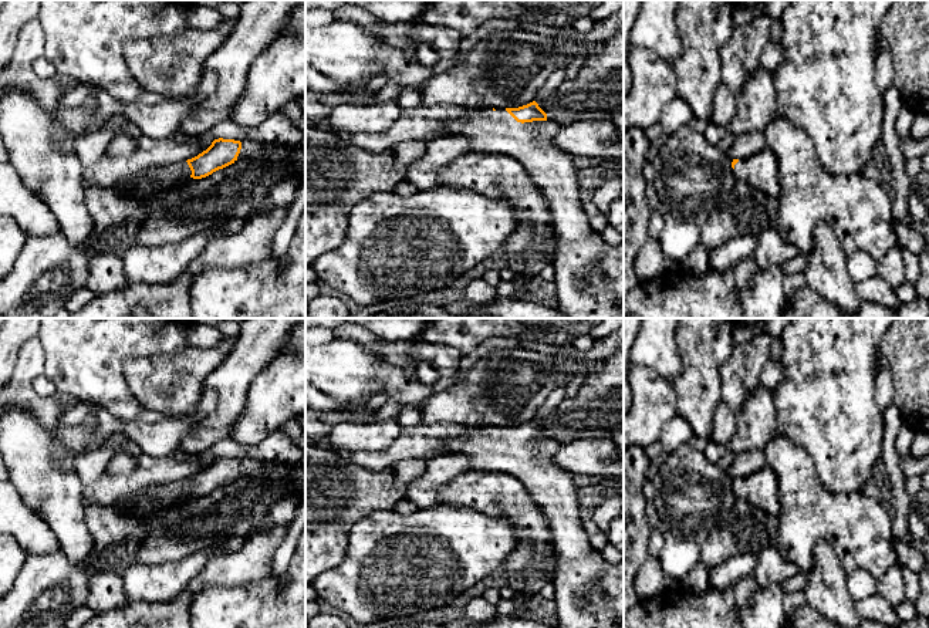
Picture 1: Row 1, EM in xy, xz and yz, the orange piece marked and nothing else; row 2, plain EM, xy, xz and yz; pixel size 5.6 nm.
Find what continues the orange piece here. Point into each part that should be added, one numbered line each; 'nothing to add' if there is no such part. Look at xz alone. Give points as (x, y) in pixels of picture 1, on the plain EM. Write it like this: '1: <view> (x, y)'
1: xz (588, 591)

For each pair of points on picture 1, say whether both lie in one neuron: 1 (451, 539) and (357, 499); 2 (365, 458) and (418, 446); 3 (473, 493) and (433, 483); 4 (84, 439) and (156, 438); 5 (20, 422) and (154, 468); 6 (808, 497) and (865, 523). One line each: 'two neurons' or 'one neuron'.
1: two neurons
2: one neuron
3: two neurons
4: one neuron
5: two neurons
6: one neuron

